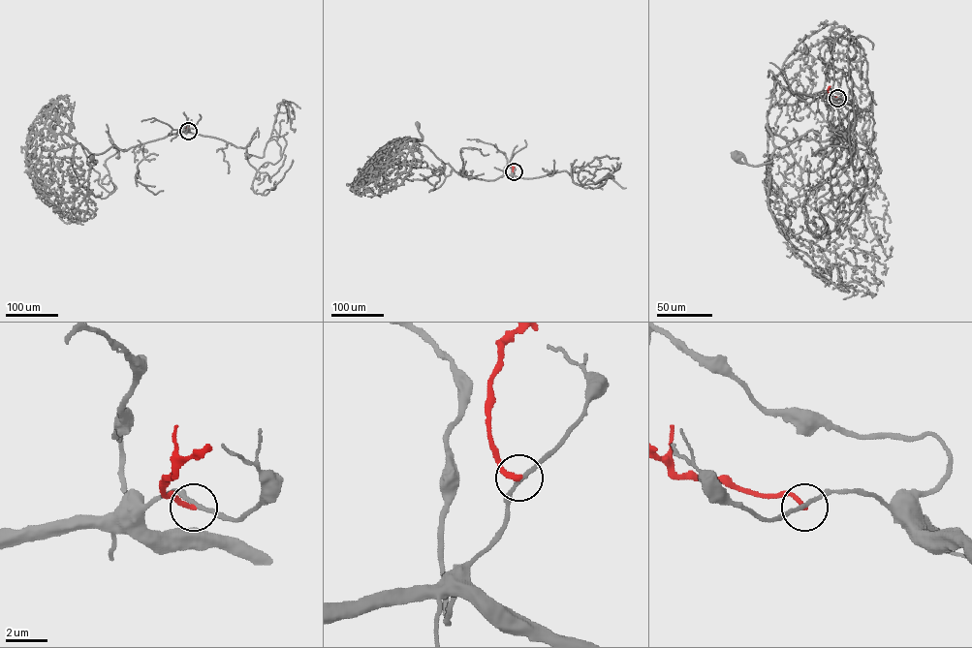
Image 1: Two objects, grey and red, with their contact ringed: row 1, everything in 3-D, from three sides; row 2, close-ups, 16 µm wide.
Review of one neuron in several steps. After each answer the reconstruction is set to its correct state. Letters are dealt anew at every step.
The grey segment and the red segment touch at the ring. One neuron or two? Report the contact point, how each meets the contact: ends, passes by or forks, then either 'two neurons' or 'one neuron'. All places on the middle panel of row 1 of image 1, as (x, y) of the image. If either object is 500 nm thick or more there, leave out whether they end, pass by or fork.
place (514, 171); grey passes by; red ends; two neurons

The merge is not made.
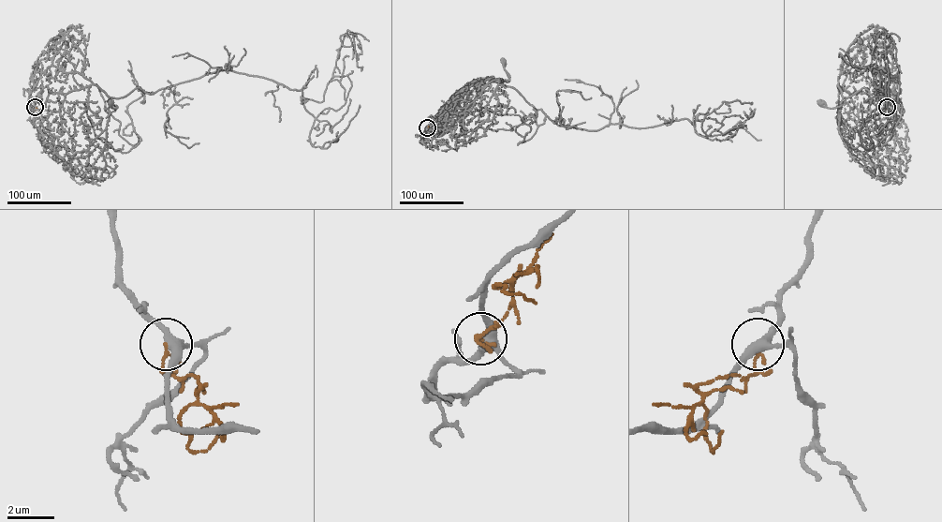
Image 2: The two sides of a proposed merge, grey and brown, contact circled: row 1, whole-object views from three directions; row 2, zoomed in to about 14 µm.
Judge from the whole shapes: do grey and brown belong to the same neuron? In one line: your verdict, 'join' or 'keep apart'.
keep apart

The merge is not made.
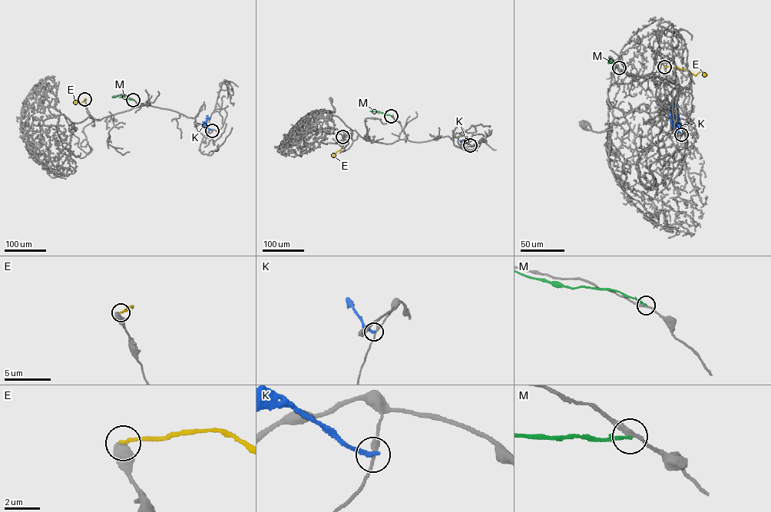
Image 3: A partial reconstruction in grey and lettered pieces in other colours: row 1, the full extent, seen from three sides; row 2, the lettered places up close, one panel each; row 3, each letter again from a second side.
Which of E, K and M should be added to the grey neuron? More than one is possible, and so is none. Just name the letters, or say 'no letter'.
no letter

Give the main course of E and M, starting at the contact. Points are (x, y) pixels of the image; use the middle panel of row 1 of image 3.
E: (342, 137), (342, 147), (333, 156)
M: (391, 116), (370, 111)

